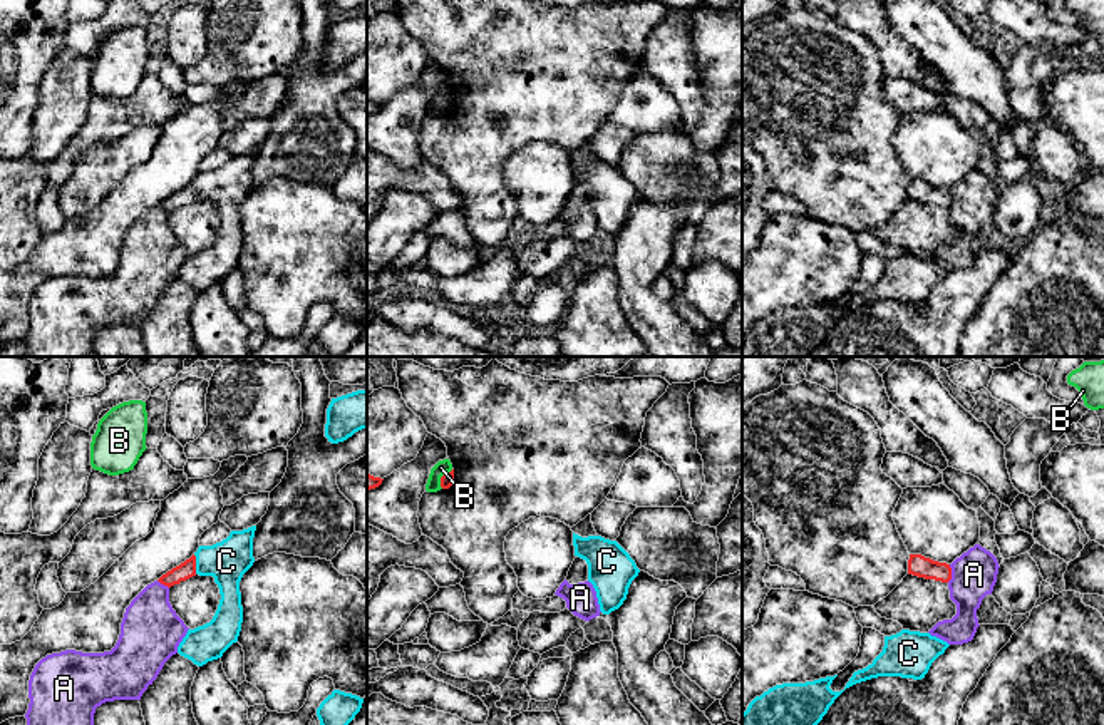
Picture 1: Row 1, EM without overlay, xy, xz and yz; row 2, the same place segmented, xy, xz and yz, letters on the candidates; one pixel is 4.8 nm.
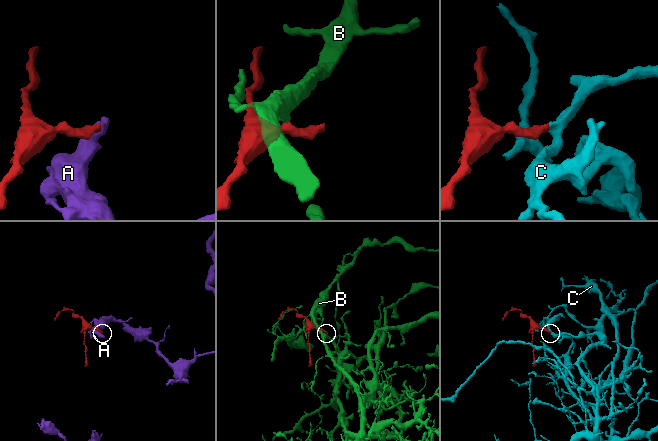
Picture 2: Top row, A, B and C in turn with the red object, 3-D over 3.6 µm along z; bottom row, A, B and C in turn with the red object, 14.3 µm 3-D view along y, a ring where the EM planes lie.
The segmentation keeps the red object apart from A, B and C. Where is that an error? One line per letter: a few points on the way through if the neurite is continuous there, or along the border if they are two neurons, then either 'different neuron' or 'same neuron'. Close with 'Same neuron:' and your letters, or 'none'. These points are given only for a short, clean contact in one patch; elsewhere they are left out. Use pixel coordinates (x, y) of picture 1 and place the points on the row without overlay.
A: along yz (950, 190), (950, 203), (947, 206) | different neuron
B: different neuron
C: same neuron
Same neuron: C

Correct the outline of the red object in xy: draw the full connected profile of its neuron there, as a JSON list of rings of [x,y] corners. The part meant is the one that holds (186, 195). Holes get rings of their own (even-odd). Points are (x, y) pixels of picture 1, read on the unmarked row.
[[[256,151],[231,156],[221,167],[199,171],[189,184],[157,204],[161,209],[171,213],[196,199],[213,201],[219,213],[221,224],[213,244],[203,251],[188,255],[178,271],[178,278],[198,291],[221,283],[238,266],[243,248],[240,206],[255,188],[255,156]]]

